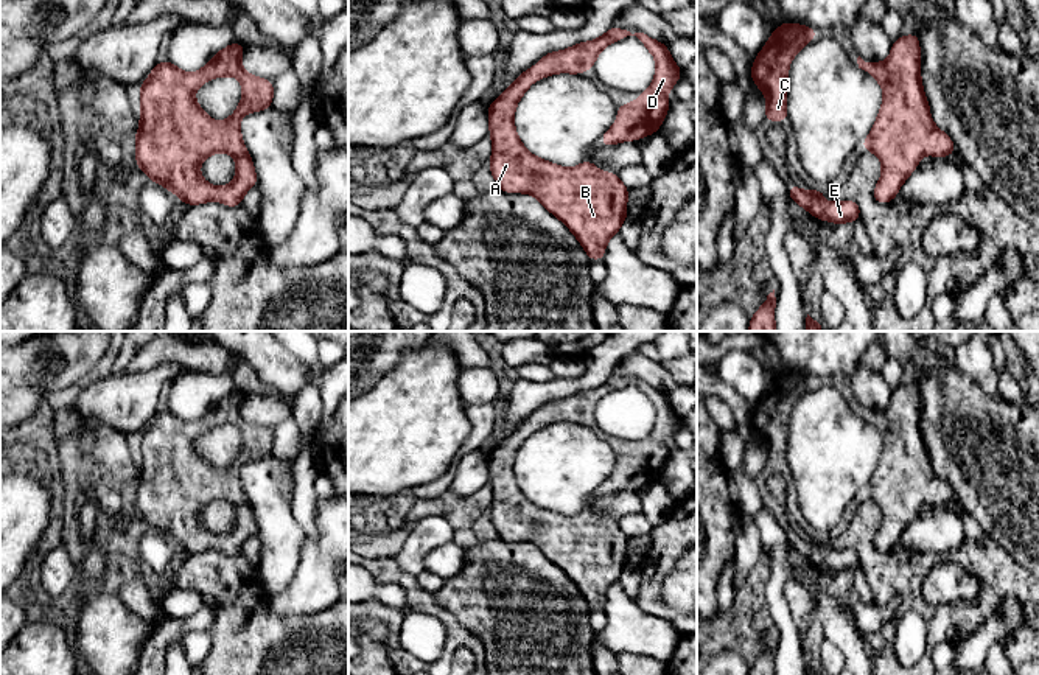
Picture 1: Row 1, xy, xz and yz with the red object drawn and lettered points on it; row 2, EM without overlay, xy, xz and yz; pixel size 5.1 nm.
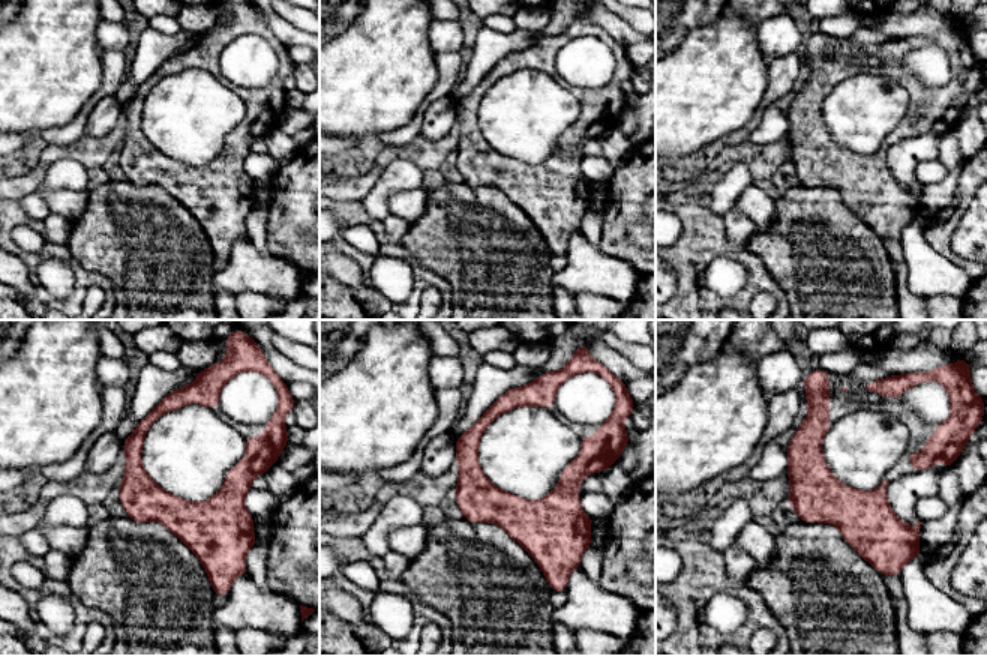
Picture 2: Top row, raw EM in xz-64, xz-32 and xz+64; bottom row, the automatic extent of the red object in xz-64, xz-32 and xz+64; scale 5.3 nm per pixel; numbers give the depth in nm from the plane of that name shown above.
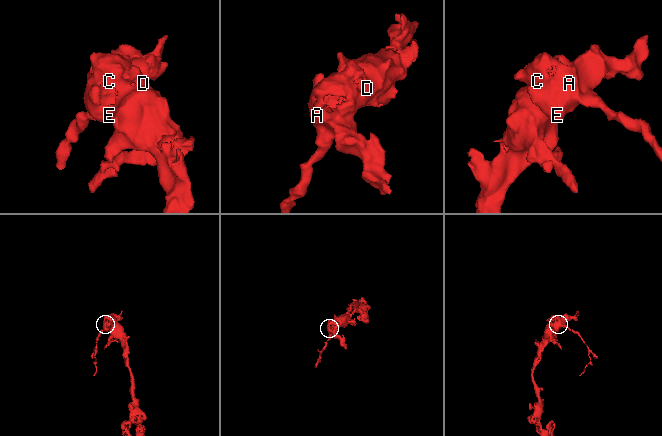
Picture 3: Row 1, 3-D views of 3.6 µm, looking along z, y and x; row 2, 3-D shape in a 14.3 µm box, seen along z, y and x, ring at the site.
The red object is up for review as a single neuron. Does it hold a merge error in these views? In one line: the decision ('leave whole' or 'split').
leave whole

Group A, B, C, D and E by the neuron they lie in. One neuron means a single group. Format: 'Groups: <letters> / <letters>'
Groups: A B C D E

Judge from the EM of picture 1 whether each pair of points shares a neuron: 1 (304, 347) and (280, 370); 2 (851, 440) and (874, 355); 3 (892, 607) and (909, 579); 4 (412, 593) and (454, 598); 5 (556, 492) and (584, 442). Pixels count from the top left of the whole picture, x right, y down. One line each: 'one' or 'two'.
1: two
2: two
3: two
4: two
5: one

